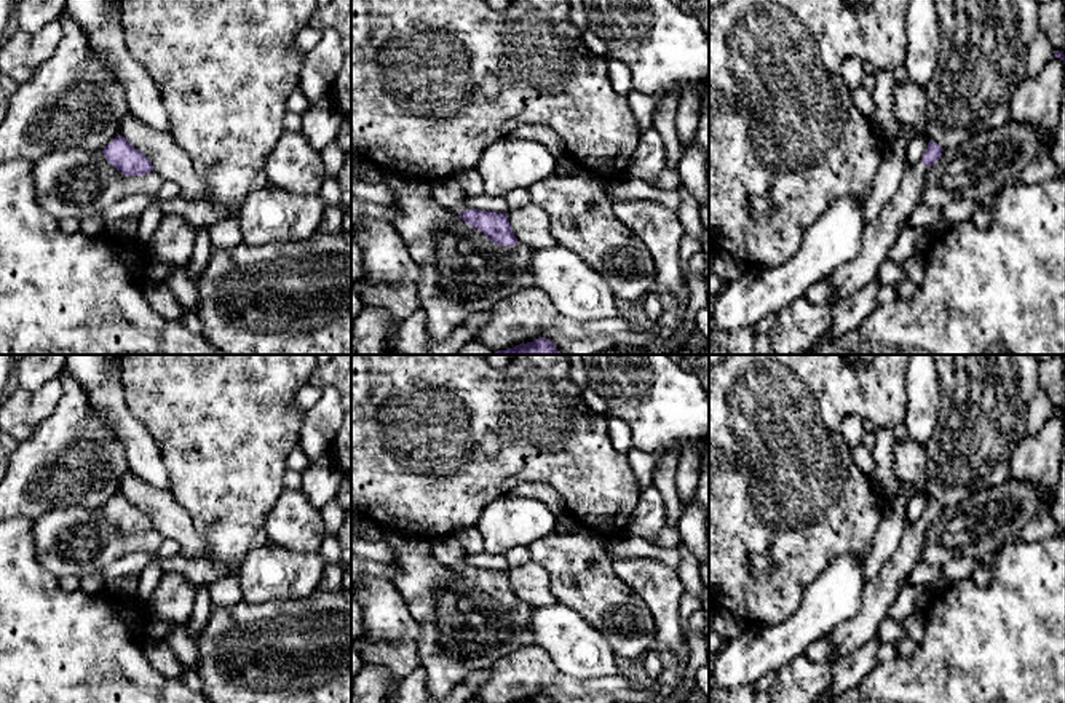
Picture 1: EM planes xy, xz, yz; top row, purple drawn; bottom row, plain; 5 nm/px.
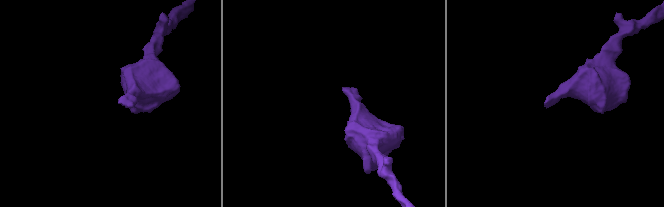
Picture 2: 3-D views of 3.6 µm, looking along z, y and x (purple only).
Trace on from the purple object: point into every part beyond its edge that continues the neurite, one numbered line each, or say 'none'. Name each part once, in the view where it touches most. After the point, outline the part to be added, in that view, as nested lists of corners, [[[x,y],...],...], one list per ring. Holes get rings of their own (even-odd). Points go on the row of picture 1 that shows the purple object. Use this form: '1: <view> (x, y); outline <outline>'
1: xz (446, 192); outline [[[452,179],[434,181],[433,198],[453,212],[469,211],[471,208],[465,203],[466,195],[460,185]]]

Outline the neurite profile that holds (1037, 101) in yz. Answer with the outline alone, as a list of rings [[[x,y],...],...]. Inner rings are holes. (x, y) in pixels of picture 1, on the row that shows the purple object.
[[[1057,56],[1028,77],[1011,96],[1009,120],[1039,126],[1051,149],[1060,123],[1060,101],[1065,88],[1065,64]]]

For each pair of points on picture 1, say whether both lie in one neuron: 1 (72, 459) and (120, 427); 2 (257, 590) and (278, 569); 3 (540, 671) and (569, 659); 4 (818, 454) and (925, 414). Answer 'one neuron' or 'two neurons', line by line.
1: two neurons
2: one neuron
3: two neurons
4: two neurons

